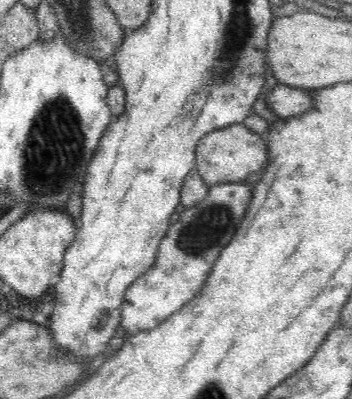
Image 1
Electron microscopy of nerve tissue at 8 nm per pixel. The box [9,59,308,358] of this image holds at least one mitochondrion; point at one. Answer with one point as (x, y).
(56, 143)

